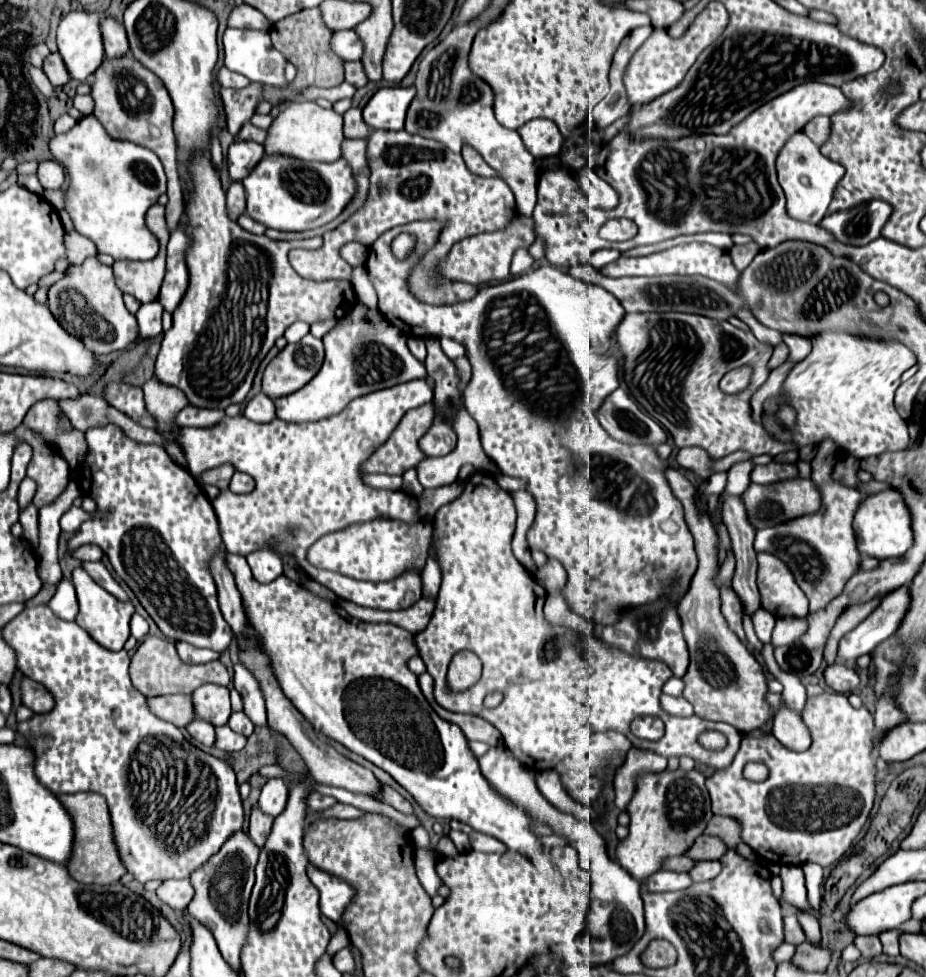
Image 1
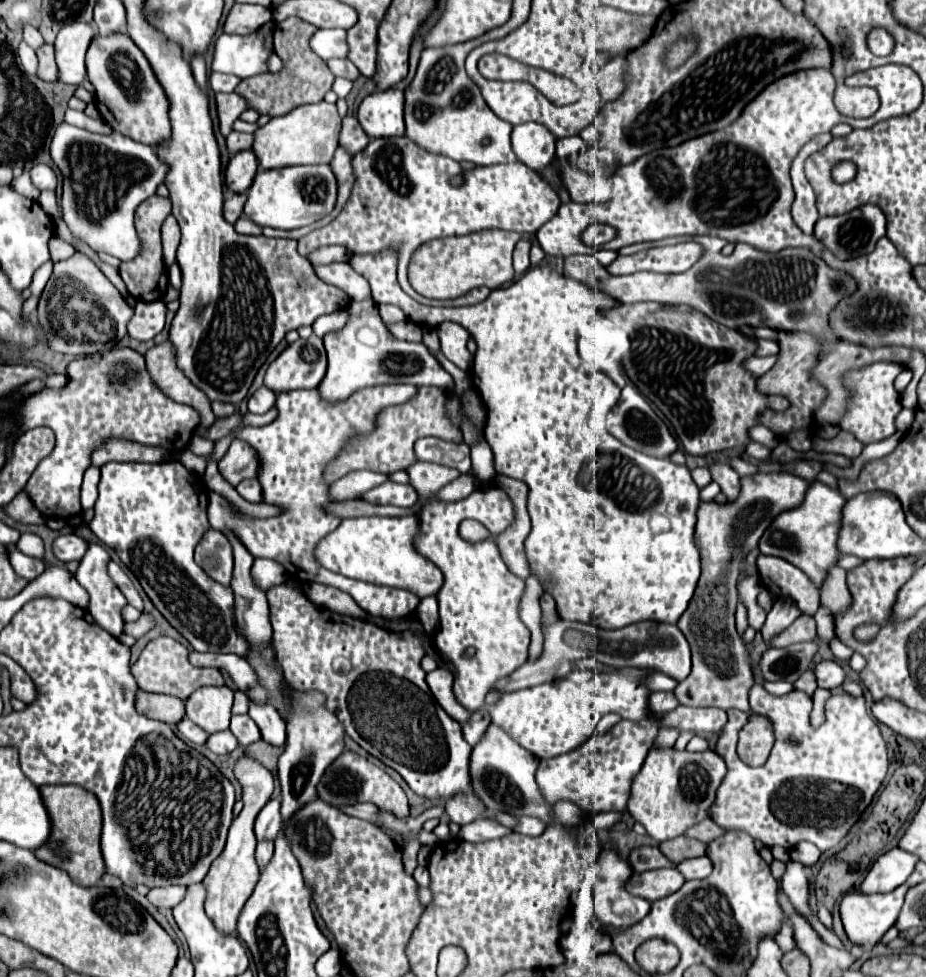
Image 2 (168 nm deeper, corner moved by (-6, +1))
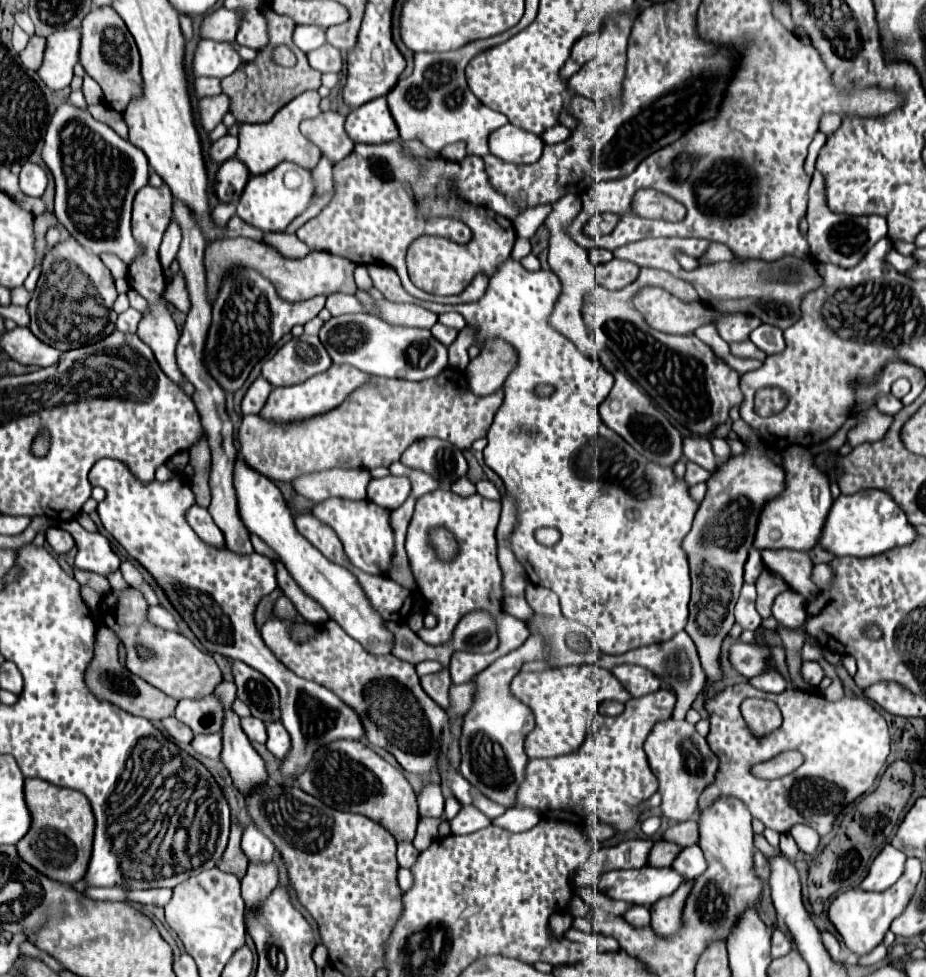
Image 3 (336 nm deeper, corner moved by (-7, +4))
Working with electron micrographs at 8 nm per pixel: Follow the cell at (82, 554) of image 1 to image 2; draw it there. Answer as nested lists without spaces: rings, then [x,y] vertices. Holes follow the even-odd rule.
[[[74,533],[72,535],[60,535],[54,541],[54,555],[64,563],[66,561],[80,561],[86,551],[88,551],[88,543]]]

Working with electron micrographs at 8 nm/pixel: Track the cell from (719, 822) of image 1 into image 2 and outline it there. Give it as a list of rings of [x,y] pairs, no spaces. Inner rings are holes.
[[[712,819],[702,821],[702,823],[698,823],[698,825],[694,825],[692,829],[688,829],[688,831],[686,831],[686,835],[688,835],[688,837],[700,839],[700,841],[704,841],[704,843],[710,843],[710,841],[714,841],[714,839],[722,837],[722,833],[726,833],[726,831],[724,831],[720,825],[716,825]]]

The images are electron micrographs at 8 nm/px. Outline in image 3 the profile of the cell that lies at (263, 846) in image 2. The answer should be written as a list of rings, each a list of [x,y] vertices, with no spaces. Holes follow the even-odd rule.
[[[251,864],[245,878],[241,880],[241,894],[245,900],[245,910],[259,910],[263,898],[271,894],[277,886],[277,866],[269,864]]]

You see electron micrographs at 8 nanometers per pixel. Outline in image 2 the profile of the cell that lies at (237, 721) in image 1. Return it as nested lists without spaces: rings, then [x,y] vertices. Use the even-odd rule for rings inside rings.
[[[234,715],[232,723],[230,723],[230,731],[238,737],[240,745],[244,745],[244,747],[248,747],[250,743],[260,739],[260,729],[248,715]]]

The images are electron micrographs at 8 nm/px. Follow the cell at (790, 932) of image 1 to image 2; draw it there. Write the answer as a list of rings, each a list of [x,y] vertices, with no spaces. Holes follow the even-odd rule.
[[[788,919],[784,921],[784,925],[782,925],[780,933],[774,937],[774,941],[780,945],[780,949],[782,949],[784,953],[796,947],[796,941],[794,941],[794,929],[792,929],[792,925],[790,925]]]

